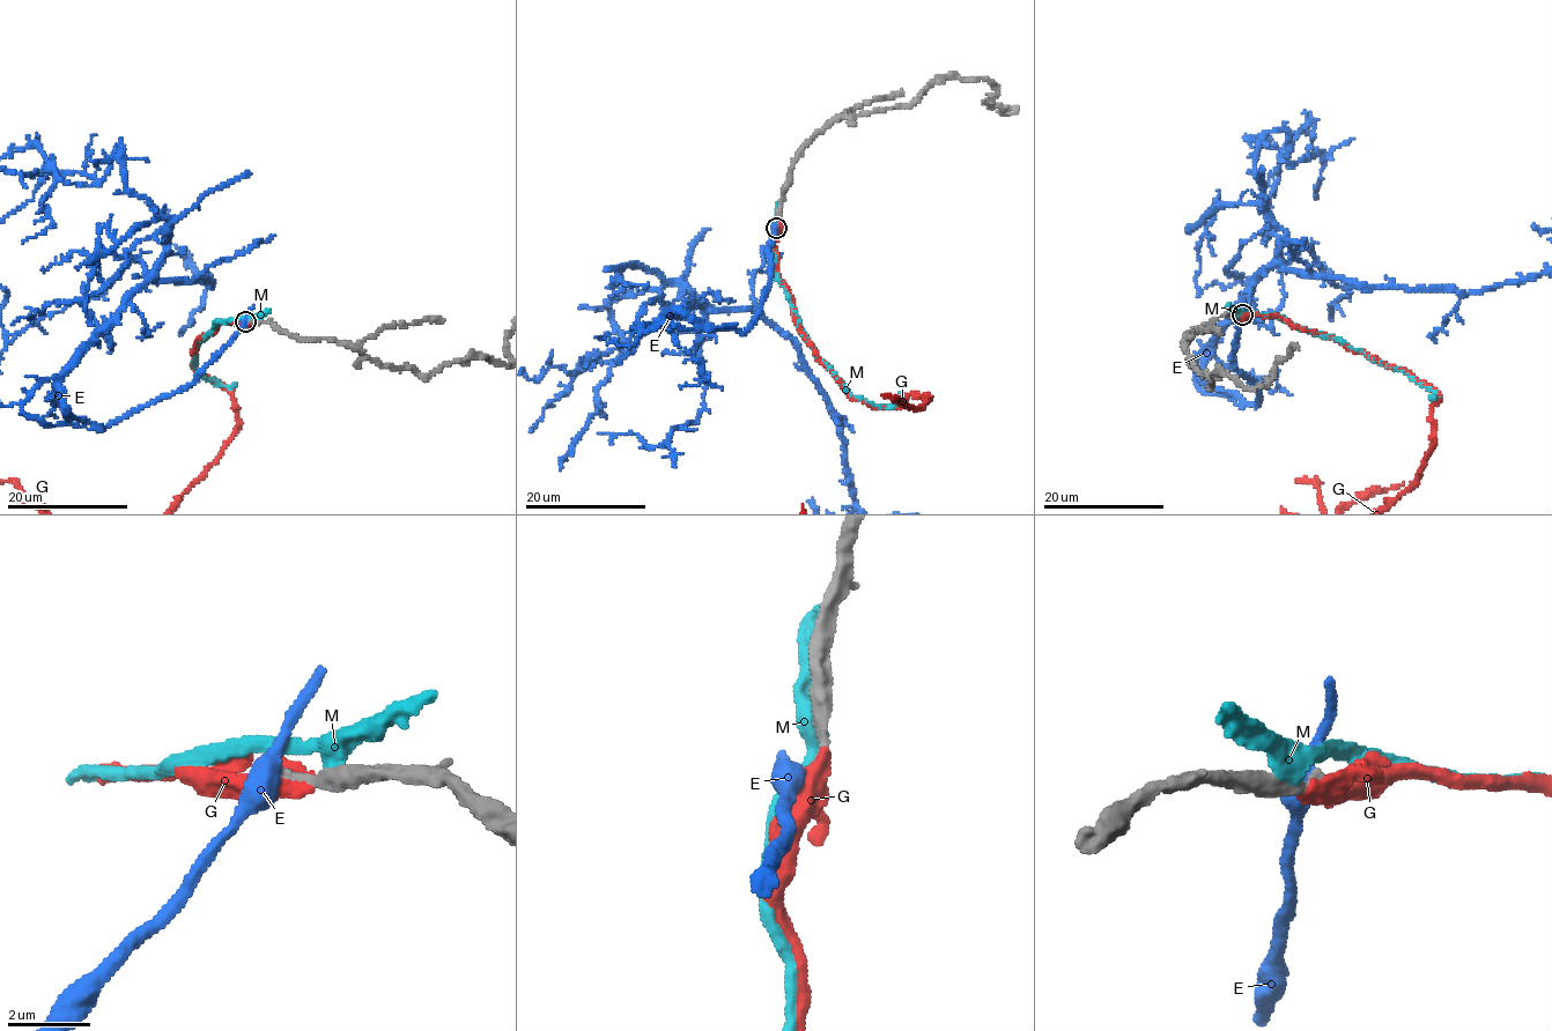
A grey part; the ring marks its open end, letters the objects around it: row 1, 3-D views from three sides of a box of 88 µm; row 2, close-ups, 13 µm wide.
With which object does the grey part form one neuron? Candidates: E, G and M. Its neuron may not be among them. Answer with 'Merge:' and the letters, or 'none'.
Merge: none

